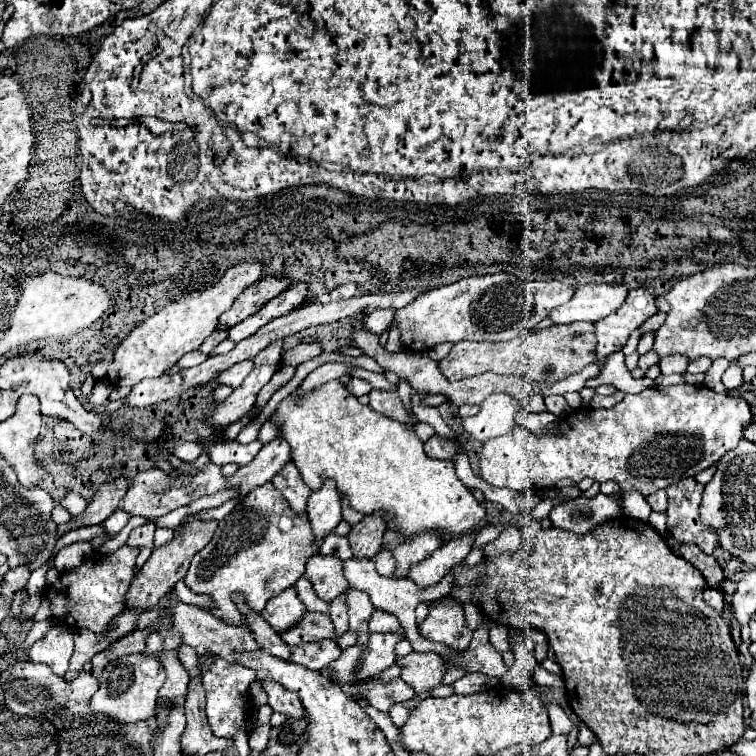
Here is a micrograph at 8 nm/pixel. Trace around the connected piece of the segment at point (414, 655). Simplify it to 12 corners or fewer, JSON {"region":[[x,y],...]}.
{"region":[[434,652],[396,658],[400,678],[416,694],[442,682],[446,666]]}

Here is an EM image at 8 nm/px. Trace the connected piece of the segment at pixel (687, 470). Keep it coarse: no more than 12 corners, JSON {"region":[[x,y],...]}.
{"region":[[646,388],[480,450],[512,490],[614,480],[648,496],[742,440],[742,398]]}

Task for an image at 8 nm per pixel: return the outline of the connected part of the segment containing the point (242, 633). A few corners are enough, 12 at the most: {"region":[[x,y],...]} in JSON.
{"region":[[174,598],[170,612],[184,644],[234,662],[256,652],[246,628]]}

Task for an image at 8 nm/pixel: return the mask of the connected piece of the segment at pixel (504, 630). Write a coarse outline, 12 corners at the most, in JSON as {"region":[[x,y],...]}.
{"region":[[492,625],[489,641],[502,654],[510,648],[509,628]]}

